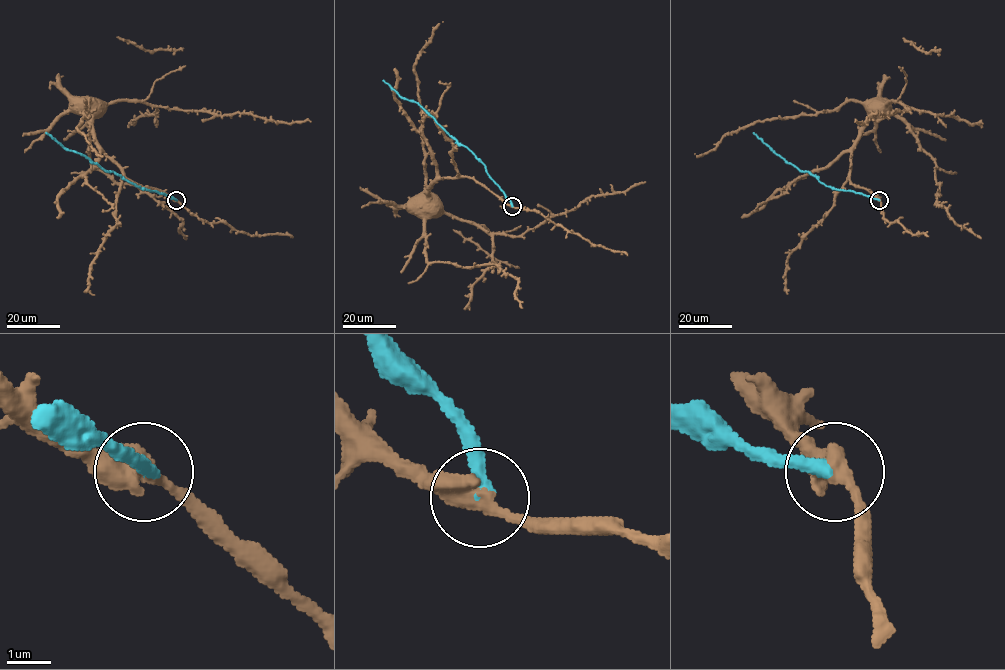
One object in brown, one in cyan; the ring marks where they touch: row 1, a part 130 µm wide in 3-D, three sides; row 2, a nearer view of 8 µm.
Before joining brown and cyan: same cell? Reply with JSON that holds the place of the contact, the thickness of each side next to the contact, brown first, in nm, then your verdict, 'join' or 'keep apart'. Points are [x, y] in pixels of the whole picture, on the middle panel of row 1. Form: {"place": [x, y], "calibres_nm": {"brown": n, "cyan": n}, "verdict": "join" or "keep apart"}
{"place": [512, 206], "calibres_nm": {"brown": 480, "cyan": 320}, "verdict": "keep apart"}

